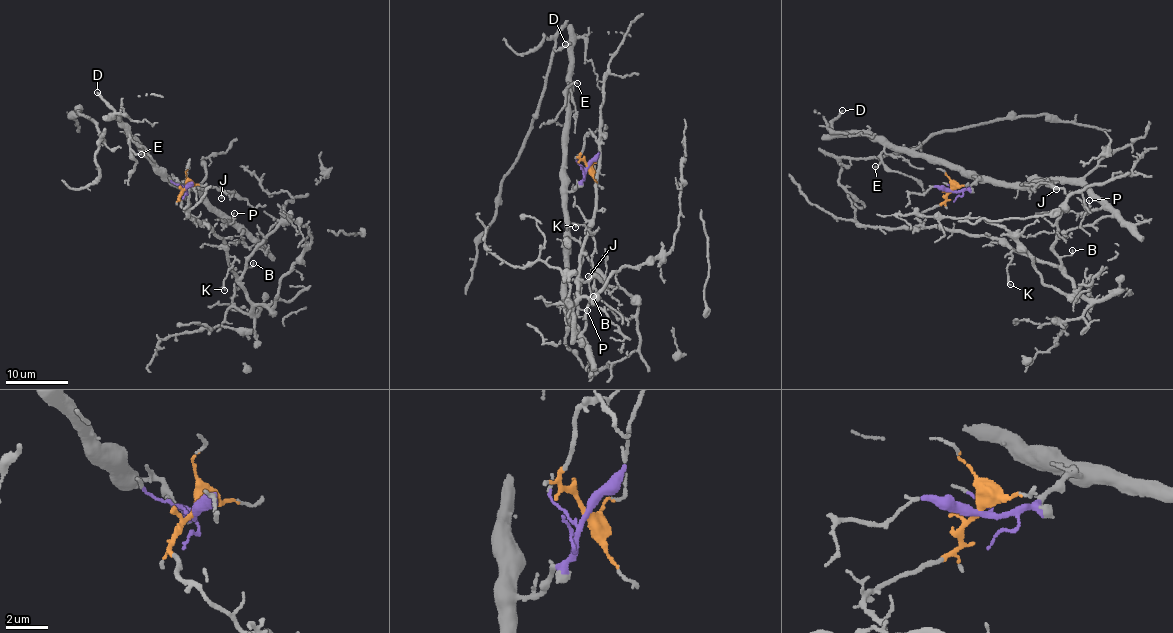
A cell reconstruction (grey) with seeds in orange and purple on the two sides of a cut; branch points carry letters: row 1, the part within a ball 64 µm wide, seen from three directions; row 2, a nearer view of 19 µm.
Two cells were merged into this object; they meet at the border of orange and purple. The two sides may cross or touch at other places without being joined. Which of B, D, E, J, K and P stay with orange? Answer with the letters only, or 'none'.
B, K

